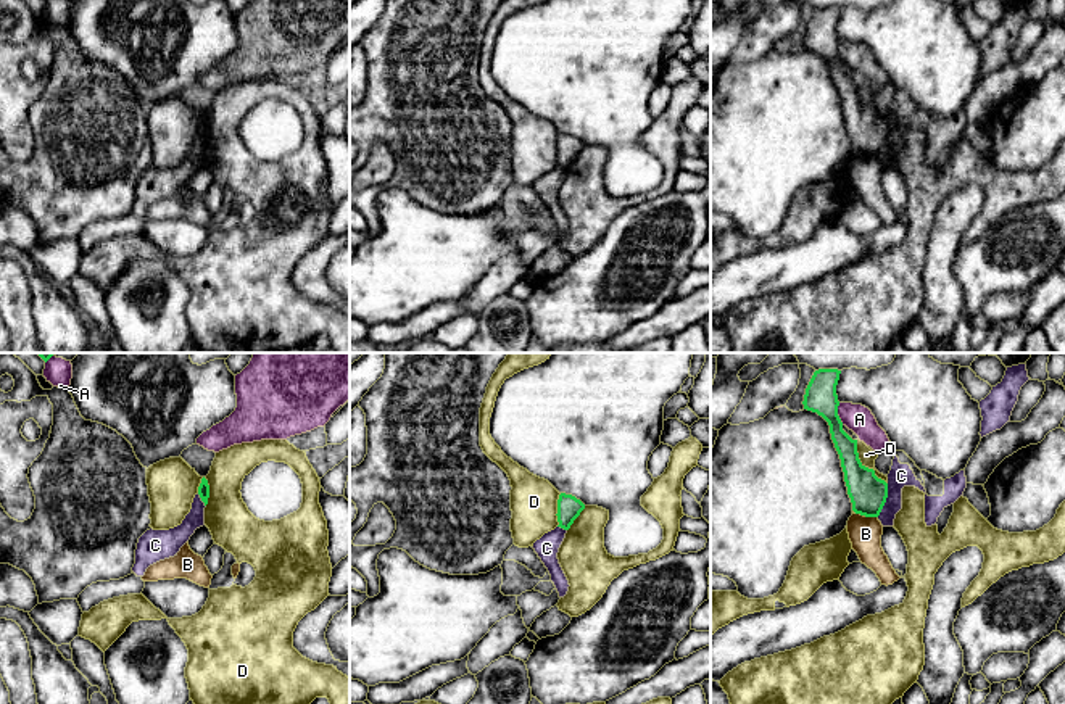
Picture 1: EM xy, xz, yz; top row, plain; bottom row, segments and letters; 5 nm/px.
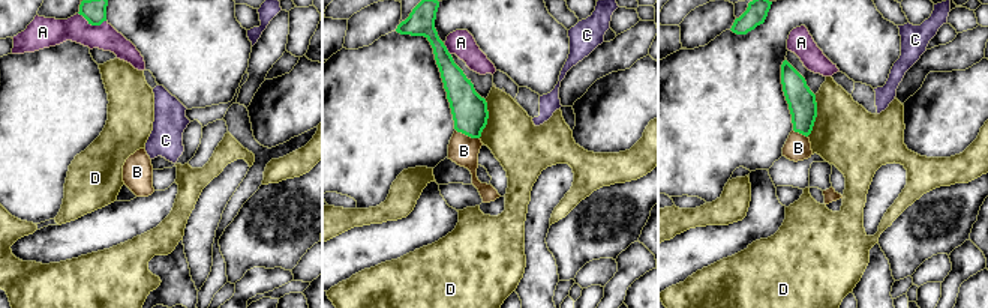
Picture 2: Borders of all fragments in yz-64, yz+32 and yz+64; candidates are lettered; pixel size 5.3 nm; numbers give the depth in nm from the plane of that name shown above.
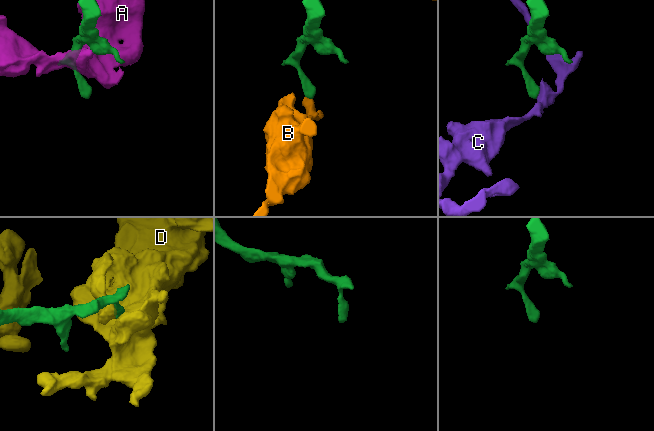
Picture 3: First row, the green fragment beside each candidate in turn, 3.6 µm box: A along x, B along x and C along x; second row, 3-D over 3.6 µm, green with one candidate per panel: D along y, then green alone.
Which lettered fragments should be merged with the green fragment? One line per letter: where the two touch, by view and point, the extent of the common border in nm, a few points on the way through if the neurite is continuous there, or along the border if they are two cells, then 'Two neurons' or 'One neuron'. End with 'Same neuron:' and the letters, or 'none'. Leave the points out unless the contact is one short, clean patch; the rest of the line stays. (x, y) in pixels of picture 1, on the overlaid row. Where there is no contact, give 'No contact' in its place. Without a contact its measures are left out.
A: Touches green at yz (837, 414). Shared border 110 nm. Two neurons
B: Touches green at yz (872, 516). Shared border 60 nm. Boundary: yz (866, 516), (877, 517). Two neurons
C: Touches green at yz (885, 500). Shared border 180 nm. Boundary: yz (888, 484), (886, 501), (877, 516). Two neurons
D: Touches green at yz (864, 466). Shared border 280 nm. Boundary: yz (856, 440), (859, 459), (886, 484). Two neurons
Same neuron: none

